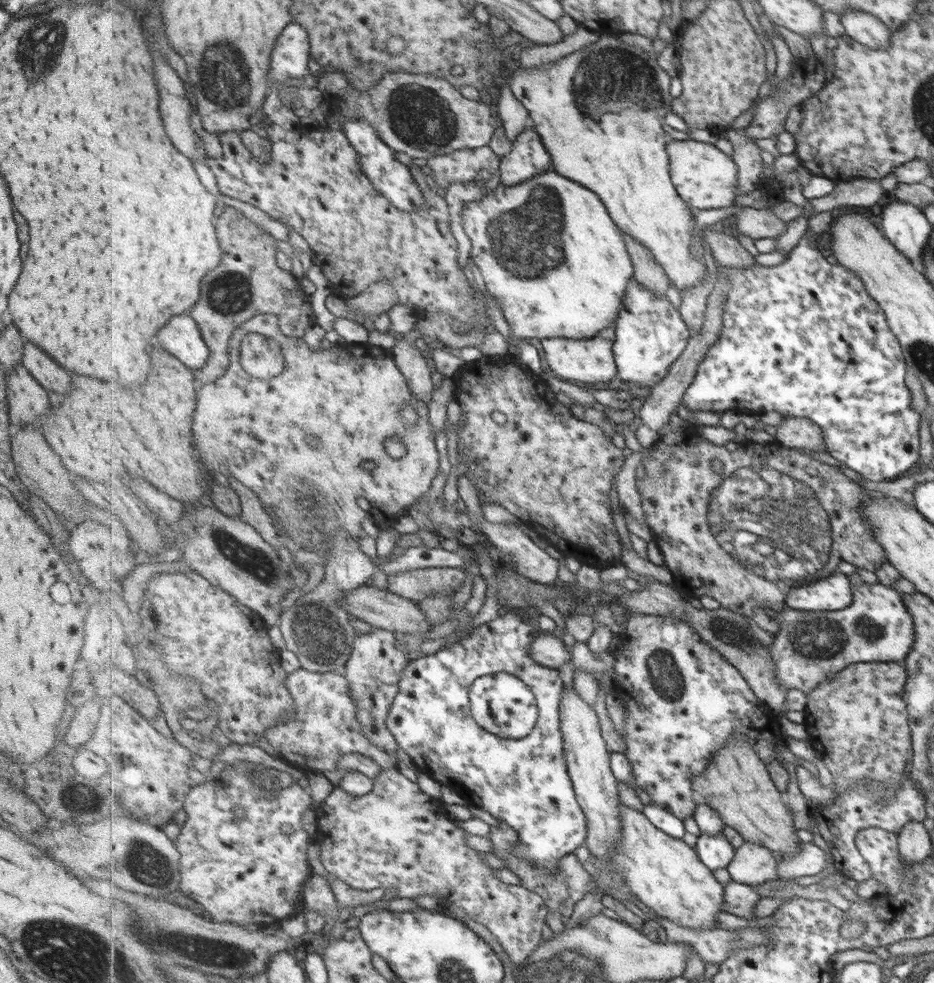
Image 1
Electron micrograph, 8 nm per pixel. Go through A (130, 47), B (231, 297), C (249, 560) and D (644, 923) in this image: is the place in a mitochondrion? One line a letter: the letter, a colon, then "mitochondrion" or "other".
A: other
B: mitochondrion
C: mitochondrion
D: other

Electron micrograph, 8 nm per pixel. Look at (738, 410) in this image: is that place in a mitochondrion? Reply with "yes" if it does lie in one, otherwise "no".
no

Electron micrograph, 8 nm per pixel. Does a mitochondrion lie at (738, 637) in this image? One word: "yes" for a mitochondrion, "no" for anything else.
yes

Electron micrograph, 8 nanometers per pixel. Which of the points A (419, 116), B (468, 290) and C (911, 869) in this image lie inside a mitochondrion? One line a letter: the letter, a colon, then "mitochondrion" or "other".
A: mitochondrion
B: mitochondrion
C: other

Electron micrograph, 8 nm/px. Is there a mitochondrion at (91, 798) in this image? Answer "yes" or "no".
yes

